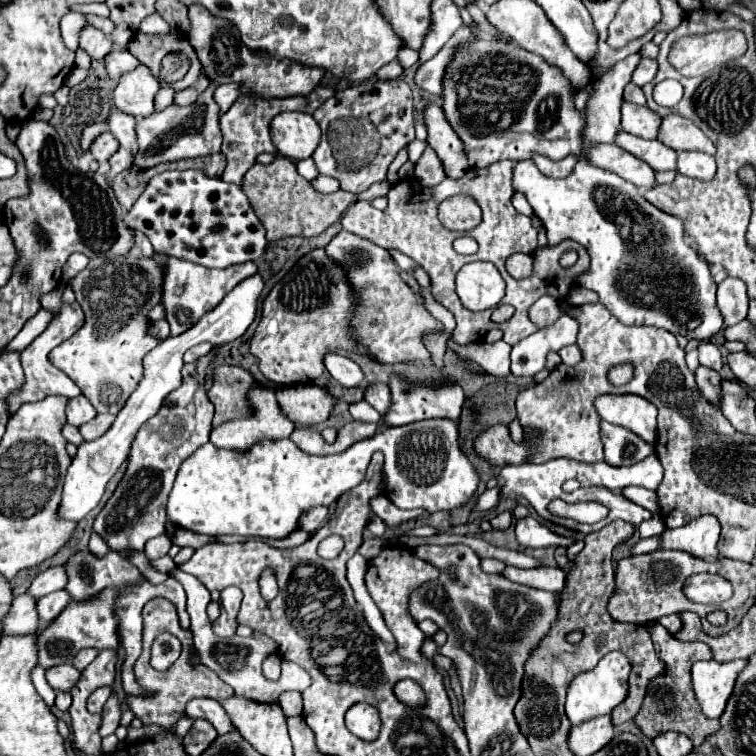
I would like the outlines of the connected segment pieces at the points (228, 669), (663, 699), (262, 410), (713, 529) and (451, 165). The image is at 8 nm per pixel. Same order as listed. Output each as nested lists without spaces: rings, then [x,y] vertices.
[[[173,570],[173,578],[179,580],[187,592],[187,612],[191,616],[191,634],[193,634],[193,646],[199,650],[201,654],[201,662],[211,668],[213,672],[219,674],[219,678],[229,684],[235,690],[235,696],[253,700],[253,702],[273,703],[280,694],[285,691],[303,692],[309,684],[309,672],[305,668],[301,668],[299,664],[288,660],[282,660],[281,676],[278,680],[267,680],[263,676],[261,664],[267,658],[267,654],[276,653],[278,646],[267,634],[261,632],[253,632],[253,636],[249,638],[219,638],[217,634],[213,634],[211,628],[211,620],[207,616],[207,606],[211,602],[209,590],[191,574],[185,574],[183,570]]]
[[[651,622],[647,626],[651,628],[657,656],[667,664],[667,672],[661,678],[651,680],[651,684],[647,688],[647,696],[643,700],[643,706],[635,718],[635,724],[649,738],[655,738],[661,732],[687,734],[689,740],[695,744],[695,748],[699,748],[707,736],[711,736],[719,730],[719,720],[709,720],[703,714],[695,694],[693,694],[693,686],[691,686],[691,666],[697,660],[713,660],[711,646],[707,646],[705,642],[681,642],[657,622],[655,624]]]
[[[253,386],[253,390],[249,392],[249,404],[253,406],[253,414],[249,414],[249,418],[235,418],[211,430],[209,440],[218,449],[247,450],[261,438],[287,438],[295,430],[295,424],[277,406],[273,386]]]
[[[701,516],[681,528],[665,530],[661,534],[663,548],[685,550],[703,560],[717,560],[721,554],[717,550],[721,526],[713,516]]]
[[[429,102],[425,106],[423,120],[427,126],[427,144],[439,156],[443,170],[445,170],[445,176],[447,178],[461,178],[467,172],[469,162],[465,158],[463,142],[457,138],[457,134],[453,132],[449,122],[445,120],[441,104]]]

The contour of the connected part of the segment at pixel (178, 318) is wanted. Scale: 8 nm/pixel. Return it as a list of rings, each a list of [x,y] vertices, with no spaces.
[[[167,258],[167,272],[163,282],[163,306],[167,314],[167,322],[171,326],[171,334],[183,334],[193,324],[199,322],[199,318],[213,310],[241,280],[253,276],[257,272],[255,262],[245,262],[237,266],[229,266],[223,270],[209,270],[201,264],[181,260],[181,258]]]

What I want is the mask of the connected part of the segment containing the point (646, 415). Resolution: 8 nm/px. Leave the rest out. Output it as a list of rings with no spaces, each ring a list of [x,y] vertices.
[[[635,394],[627,396],[599,396],[595,400],[599,416],[611,424],[623,426],[655,446],[657,440],[657,408]]]

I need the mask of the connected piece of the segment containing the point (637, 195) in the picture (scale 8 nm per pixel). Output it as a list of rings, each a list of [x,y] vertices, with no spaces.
[[[531,160],[517,162],[513,172],[513,186],[517,192],[527,196],[535,216],[543,222],[549,246],[557,246],[563,240],[575,240],[587,248],[591,264],[589,270],[577,278],[577,284],[597,292],[599,302],[611,310],[611,314],[621,324],[657,326],[669,330],[671,334],[683,334],[687,338],[699,340],[711,338],[723,330],[723,316],[715,302],[717,284],[713,282],[709,264],[701,258],[701,254],[697,254],[693,246],[685,242],[685,228],[681,218],[657,210],[643,198],[637,186],[613,172],[591,166],[585,160],[579,160],[573,174],[561,180],[553,180],[541,174]]]

